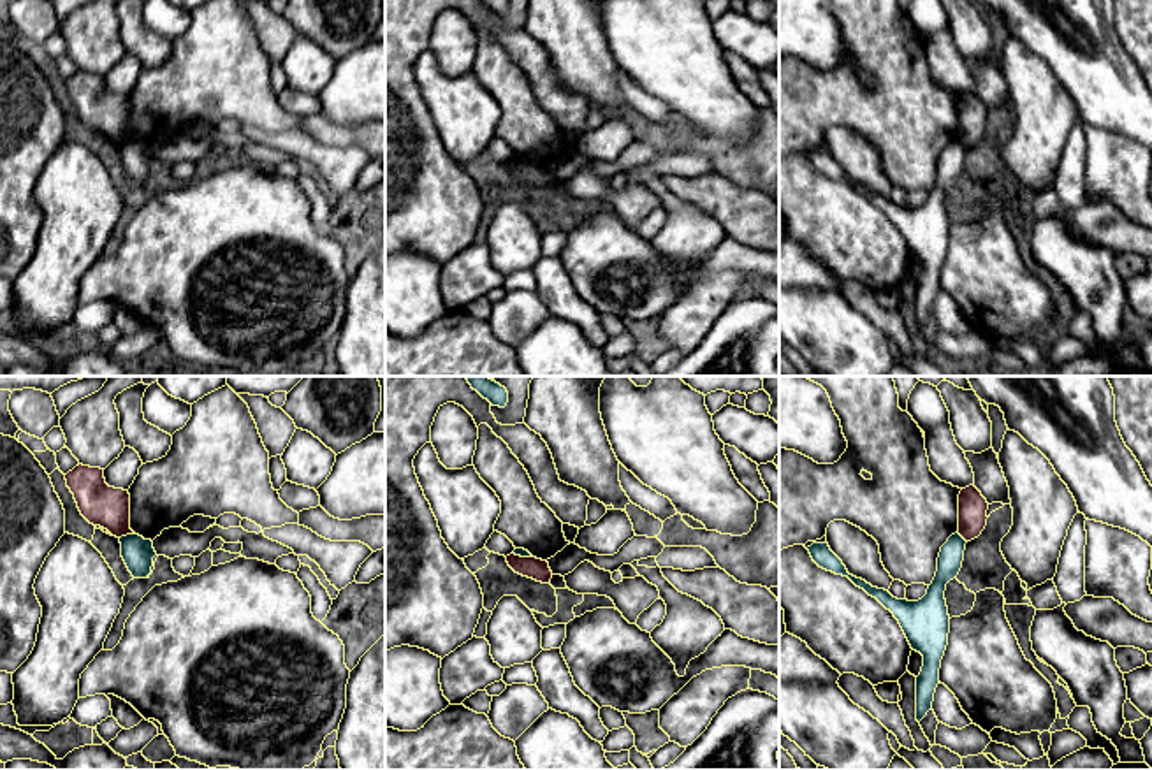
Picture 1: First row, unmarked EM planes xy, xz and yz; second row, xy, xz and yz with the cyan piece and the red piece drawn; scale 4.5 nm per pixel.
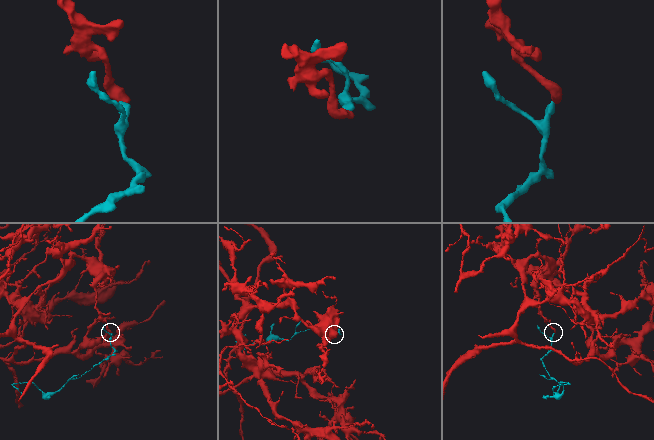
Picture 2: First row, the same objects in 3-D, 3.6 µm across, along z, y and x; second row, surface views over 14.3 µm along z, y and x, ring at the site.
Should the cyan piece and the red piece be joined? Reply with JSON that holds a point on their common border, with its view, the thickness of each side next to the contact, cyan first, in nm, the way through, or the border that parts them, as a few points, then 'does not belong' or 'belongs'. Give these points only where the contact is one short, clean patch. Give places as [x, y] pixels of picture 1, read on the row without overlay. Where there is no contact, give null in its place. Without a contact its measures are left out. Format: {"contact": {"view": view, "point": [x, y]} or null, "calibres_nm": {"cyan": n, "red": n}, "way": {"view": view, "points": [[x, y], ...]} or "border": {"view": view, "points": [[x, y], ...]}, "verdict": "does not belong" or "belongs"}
{"contact": {"view": "xy", "point": [127, 141]}, "calibres_nm": {"cyan": 140, "red": 190}, "border": {"view": "xy", "points": [[134, 139], [120, 145]]}, "verdict": "does not belong"}

